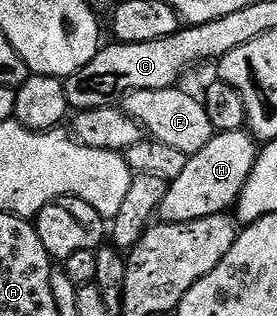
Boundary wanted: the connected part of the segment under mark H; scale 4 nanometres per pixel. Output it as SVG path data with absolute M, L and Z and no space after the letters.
M249 131L215 134L204 150L187 159L180 178L167 183L164 202L158 207L161 223L192 222L212 214L229 213L238 203L238 195L244 190L244 182L248 182L248 174L252 174L252 166L256 166L259 151Z

